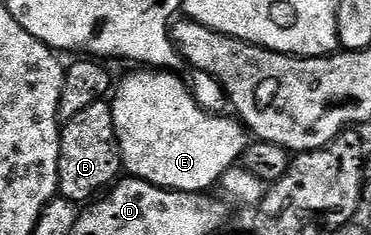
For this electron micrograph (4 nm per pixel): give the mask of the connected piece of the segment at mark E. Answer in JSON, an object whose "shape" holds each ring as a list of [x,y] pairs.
{"shape":[[[173,72],[141,73],[145,74],[129,74],[118,86],[116,83],[111,98],[124,169],[132,177],[142,178],[168,190],[182,190],[188,194],[212,191],[224,174],[240,163],[241,154],[247,147],[244,125],[232,117],[216,118],[216,113],[199,108],[199,104],[193,99],[193,93],[185,85],[184,77]]]}

